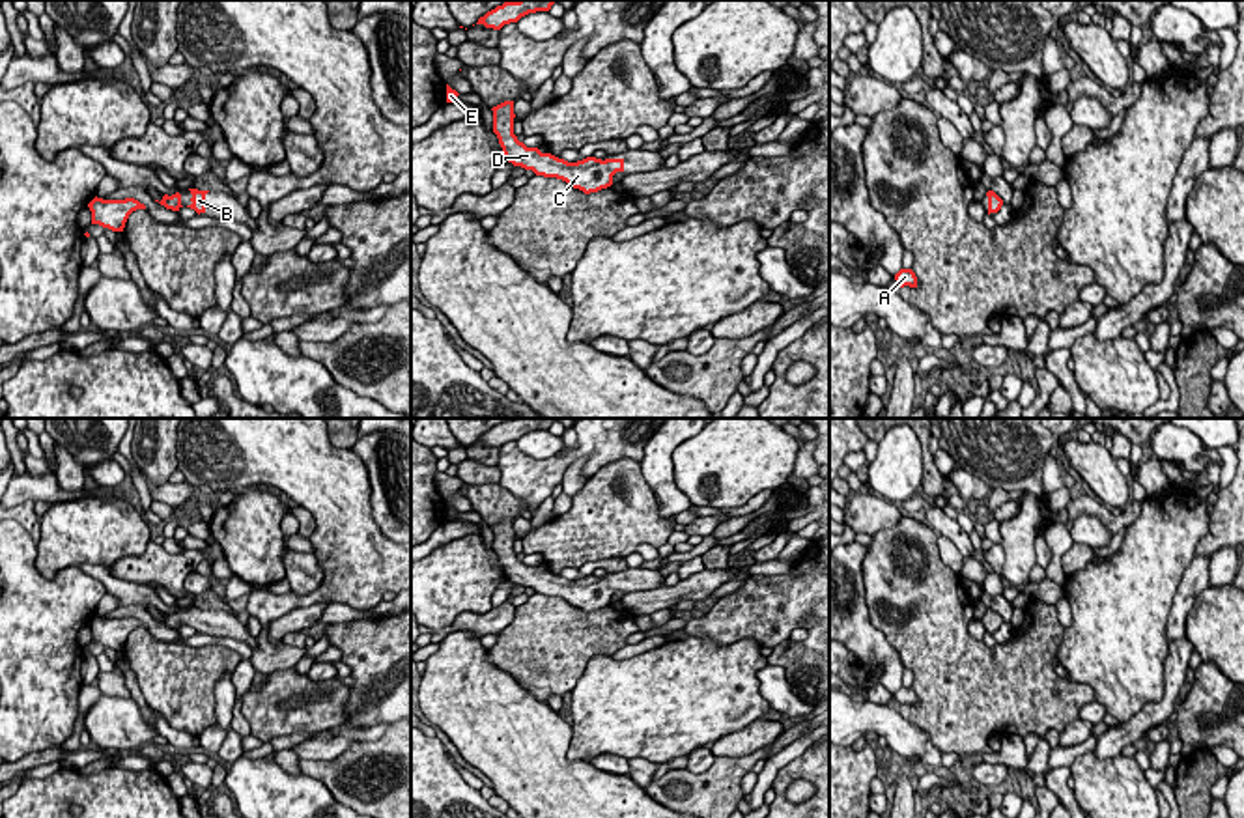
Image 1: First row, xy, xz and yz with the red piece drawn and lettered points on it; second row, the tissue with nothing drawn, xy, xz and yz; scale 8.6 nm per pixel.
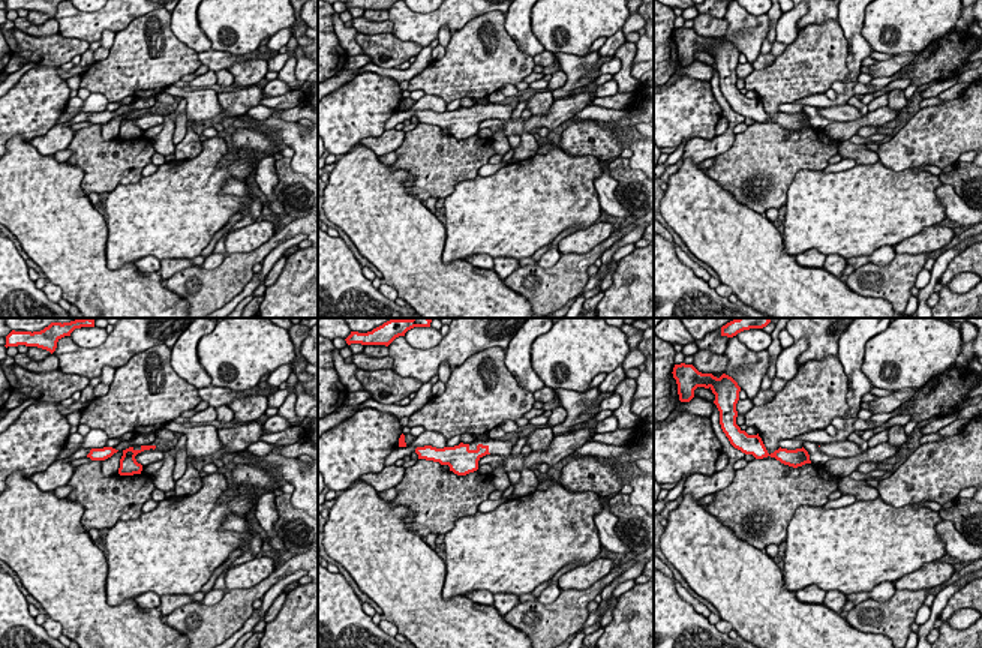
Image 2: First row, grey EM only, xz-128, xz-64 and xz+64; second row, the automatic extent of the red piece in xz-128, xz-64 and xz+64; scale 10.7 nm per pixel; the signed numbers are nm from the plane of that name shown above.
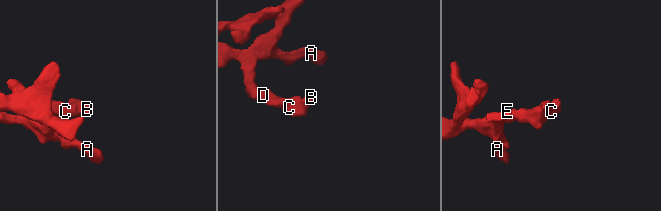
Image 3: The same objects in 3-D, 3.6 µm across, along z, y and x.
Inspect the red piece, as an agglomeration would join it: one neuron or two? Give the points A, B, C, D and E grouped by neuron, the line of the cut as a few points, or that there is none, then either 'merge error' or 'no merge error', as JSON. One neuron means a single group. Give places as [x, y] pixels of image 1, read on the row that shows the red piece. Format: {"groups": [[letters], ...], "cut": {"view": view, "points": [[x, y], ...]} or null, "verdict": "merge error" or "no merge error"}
{"groups": [["A", "B", "C", "D", "E"]], "cut": null, "verdict": "no merge error"}

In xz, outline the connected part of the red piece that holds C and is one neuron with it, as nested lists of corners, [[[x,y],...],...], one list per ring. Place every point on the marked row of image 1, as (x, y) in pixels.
[[[504,101],[493,110],[493,133],[499,138],[508,162],[532,170],[536,176],[557,177],[583,190],[585,194],[598,192],[613,185],[613,176],[624,172],[624,159],[596,159],[587,157],[577,162],[568,162],[551,153],[542,153],[538,148],[527,148],[514,134],[514,101]]]

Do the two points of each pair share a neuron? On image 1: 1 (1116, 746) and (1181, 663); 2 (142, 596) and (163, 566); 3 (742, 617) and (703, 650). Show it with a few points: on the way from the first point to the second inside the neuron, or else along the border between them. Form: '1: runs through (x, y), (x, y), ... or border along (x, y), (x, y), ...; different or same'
1: runs through (1138, 725), (1170, 697), (1172, 686); same
2: border along (107, 568), (116, 578), (146, 585); different
3: border along (688, 634), (710, 637), (720, 645), (757, 641); different

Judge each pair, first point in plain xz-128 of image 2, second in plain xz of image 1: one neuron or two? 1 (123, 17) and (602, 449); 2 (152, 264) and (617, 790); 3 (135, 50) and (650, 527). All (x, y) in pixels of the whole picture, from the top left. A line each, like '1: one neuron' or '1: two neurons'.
1: one neuron
2: two neurons
3: one neuron

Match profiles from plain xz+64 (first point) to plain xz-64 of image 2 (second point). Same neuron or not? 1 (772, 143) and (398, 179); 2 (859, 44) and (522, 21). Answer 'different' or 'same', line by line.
1: different
2: same

